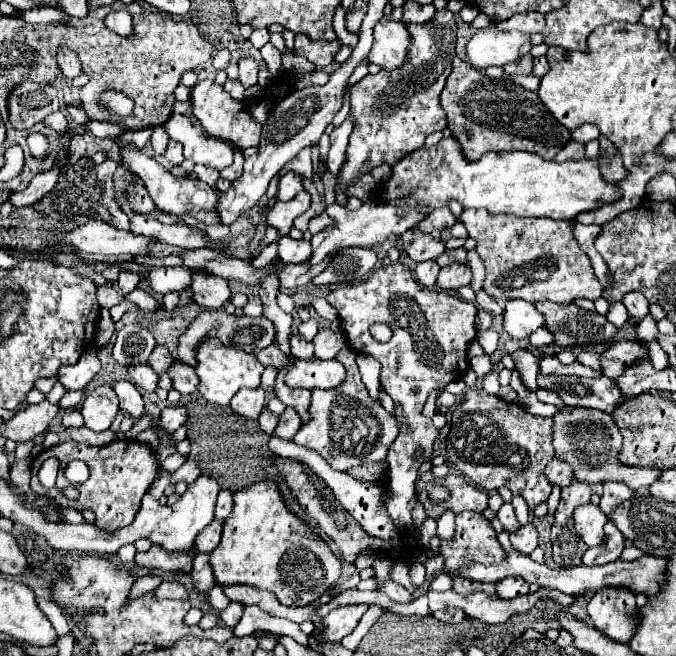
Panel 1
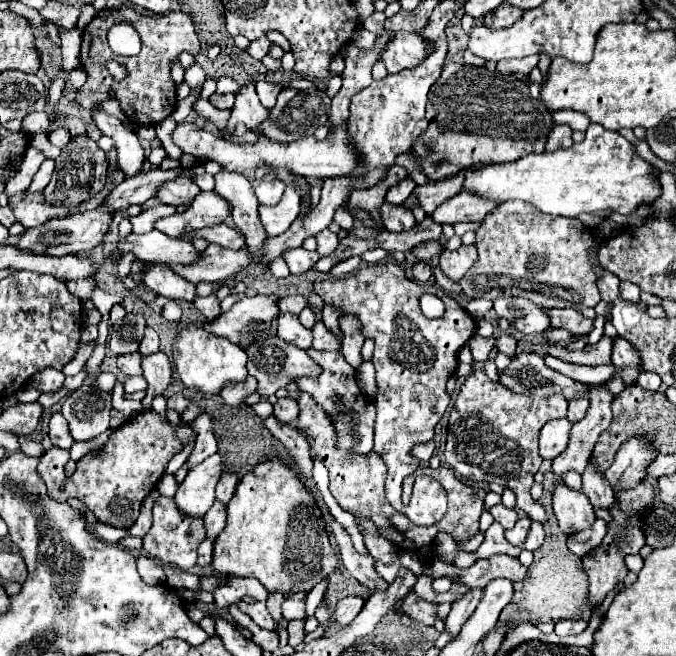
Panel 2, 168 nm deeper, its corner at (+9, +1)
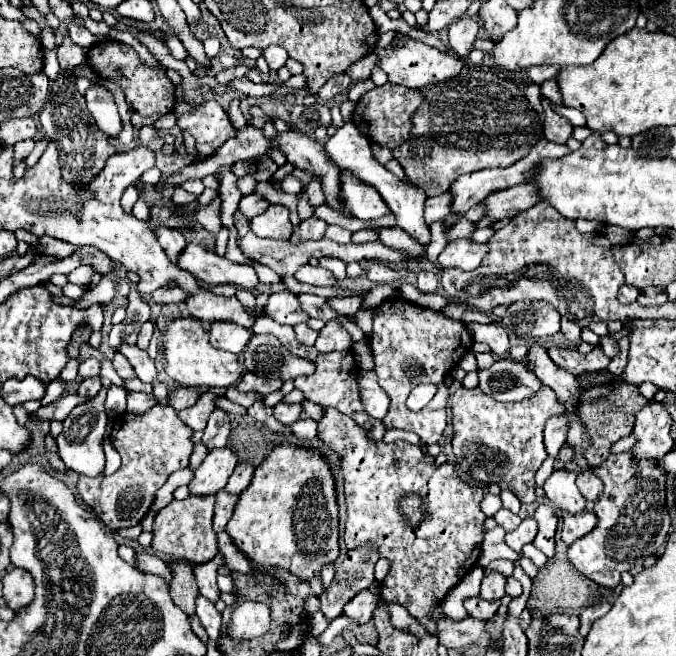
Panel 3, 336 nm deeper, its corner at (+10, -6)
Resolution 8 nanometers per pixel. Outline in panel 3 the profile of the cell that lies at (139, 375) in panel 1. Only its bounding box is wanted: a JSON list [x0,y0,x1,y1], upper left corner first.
[114,353,136,379]

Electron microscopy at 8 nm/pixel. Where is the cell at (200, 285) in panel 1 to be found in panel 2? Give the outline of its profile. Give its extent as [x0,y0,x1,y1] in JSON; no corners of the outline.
[193,294,223,320]

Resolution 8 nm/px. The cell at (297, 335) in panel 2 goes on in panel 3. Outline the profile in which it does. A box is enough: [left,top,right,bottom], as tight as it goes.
[294,323,318,347]

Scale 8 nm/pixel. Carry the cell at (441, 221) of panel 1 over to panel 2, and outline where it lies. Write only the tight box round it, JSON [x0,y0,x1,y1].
[431,192,499,224]

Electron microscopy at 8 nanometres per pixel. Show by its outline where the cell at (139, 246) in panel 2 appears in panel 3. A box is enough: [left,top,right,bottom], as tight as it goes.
[176,245,258,289]

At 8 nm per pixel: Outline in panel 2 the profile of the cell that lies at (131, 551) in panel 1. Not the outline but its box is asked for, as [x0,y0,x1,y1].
[119,536,143,556]

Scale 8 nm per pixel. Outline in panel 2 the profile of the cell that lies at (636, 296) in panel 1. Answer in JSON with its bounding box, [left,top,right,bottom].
[619,282,641,302]

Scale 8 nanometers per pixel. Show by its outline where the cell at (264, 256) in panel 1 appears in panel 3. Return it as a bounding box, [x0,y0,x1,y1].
[250,205,292,239]

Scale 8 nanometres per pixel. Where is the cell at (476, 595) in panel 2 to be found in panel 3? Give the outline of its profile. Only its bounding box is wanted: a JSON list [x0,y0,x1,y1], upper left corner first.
[480,573,506,599]

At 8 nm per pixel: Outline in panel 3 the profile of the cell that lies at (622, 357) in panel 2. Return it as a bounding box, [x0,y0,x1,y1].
[600,337,620,359]

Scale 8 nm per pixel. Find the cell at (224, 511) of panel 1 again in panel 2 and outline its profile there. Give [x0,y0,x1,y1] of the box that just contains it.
[217,474,239,504]

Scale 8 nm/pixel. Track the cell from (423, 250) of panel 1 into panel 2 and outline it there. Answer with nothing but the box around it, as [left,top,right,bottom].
[379,202,415,232]

